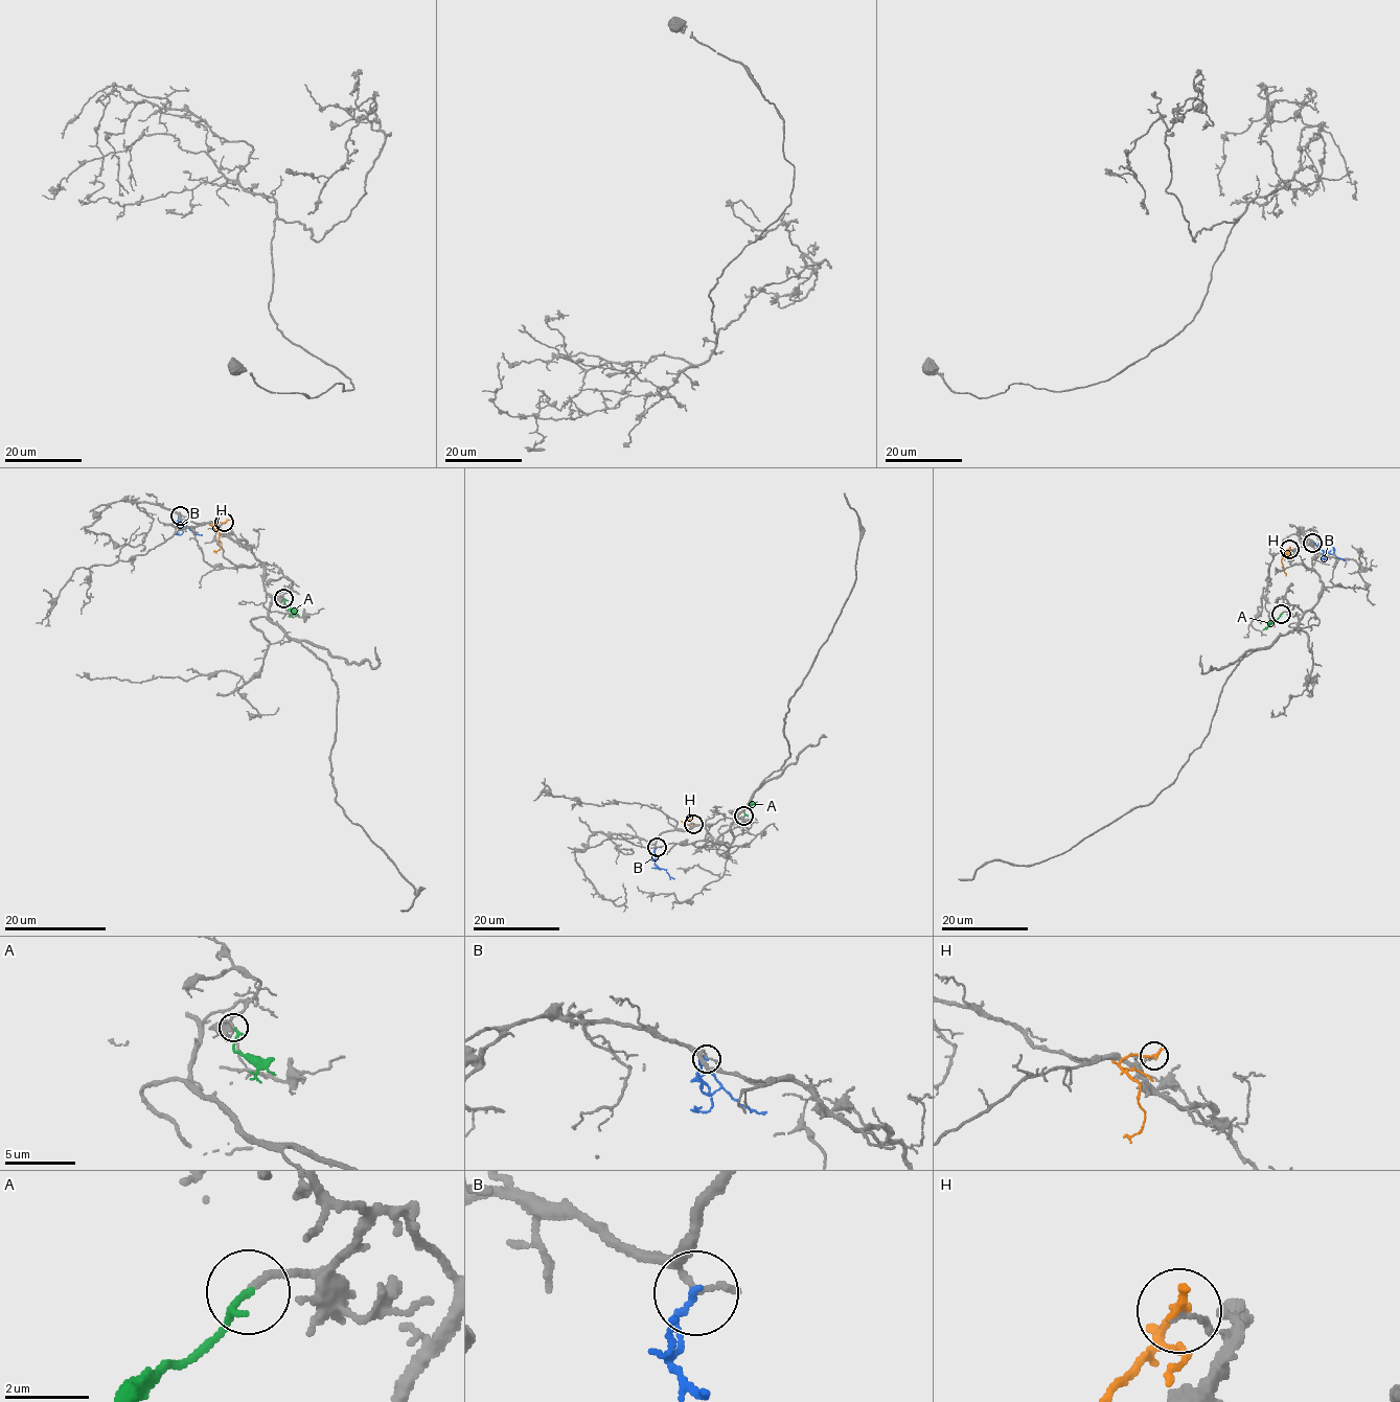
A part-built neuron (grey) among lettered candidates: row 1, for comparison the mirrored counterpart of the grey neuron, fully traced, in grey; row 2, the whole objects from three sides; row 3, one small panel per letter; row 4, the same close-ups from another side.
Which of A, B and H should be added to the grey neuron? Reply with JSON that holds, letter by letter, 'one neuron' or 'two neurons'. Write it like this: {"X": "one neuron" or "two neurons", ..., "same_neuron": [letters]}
{"A": "one neuron", "B": "two neurons", "H": "two neurons", "same_neuron": ["A"]}

